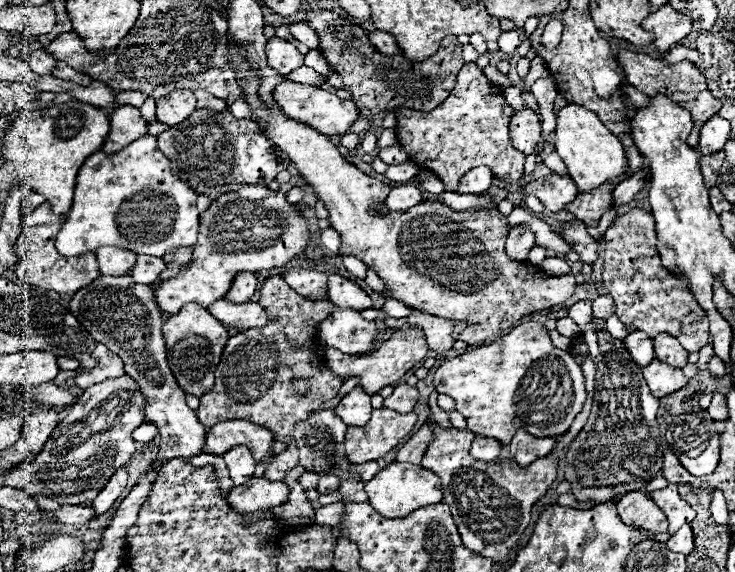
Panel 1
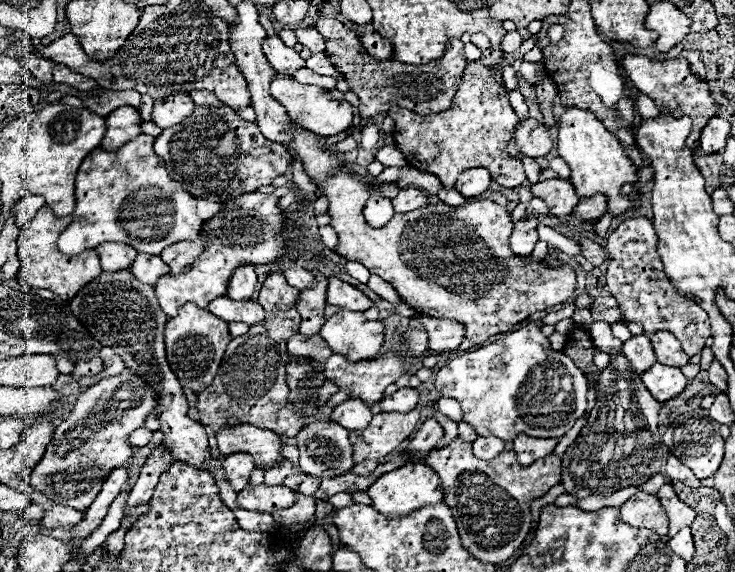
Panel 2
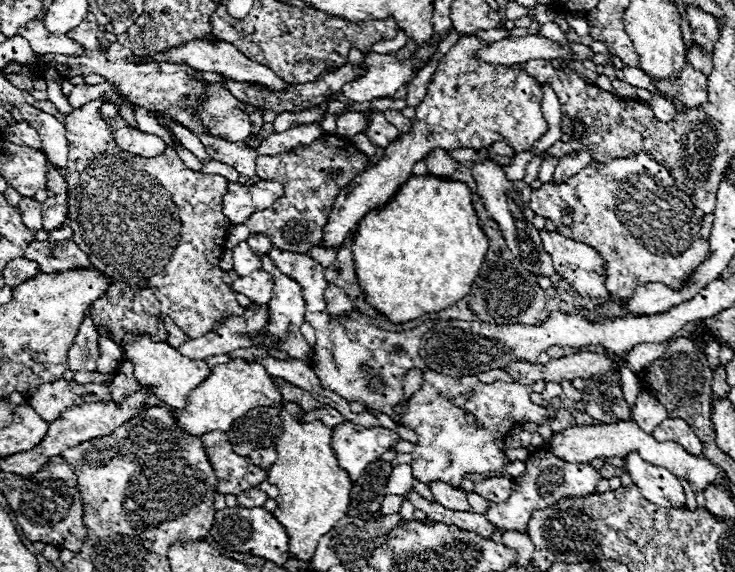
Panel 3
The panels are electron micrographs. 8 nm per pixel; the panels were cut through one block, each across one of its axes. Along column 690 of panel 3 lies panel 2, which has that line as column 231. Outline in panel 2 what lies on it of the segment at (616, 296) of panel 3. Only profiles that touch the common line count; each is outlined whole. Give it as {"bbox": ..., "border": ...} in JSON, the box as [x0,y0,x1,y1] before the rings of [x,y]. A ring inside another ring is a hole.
{"bbox":[154,192,292,318],"border":[[[250,192],[250,194],[242,194],[236,200],[222,204],[224,214],[220,218],[206,220],[206,228],[210,230],[208,232],[210,244],[208,244],[206,252],[200,254],[200,258],[190,266],[190,270],[186,274],[162,276],[154,284],[156,298],[158,298],[164,314],[168,314],[172,318],[176,314],[176,310],[180,306],[184,306],[186,302],[194,302],[194,304],[206,308],[214,298],[218,298],[226,292],[228,280],[230,280],[234,268],[238,268],[242,264],[258,266],[258,264],[274,264],[276,260],[280,260],[284,256],[284,250],[288,246],[292,246],[292,242],[288,242],[282,236],[284,224],[286,224],[286,214],[276,206],[276,202],[278,202],[278,198],[274,198],[272,194]]]}

